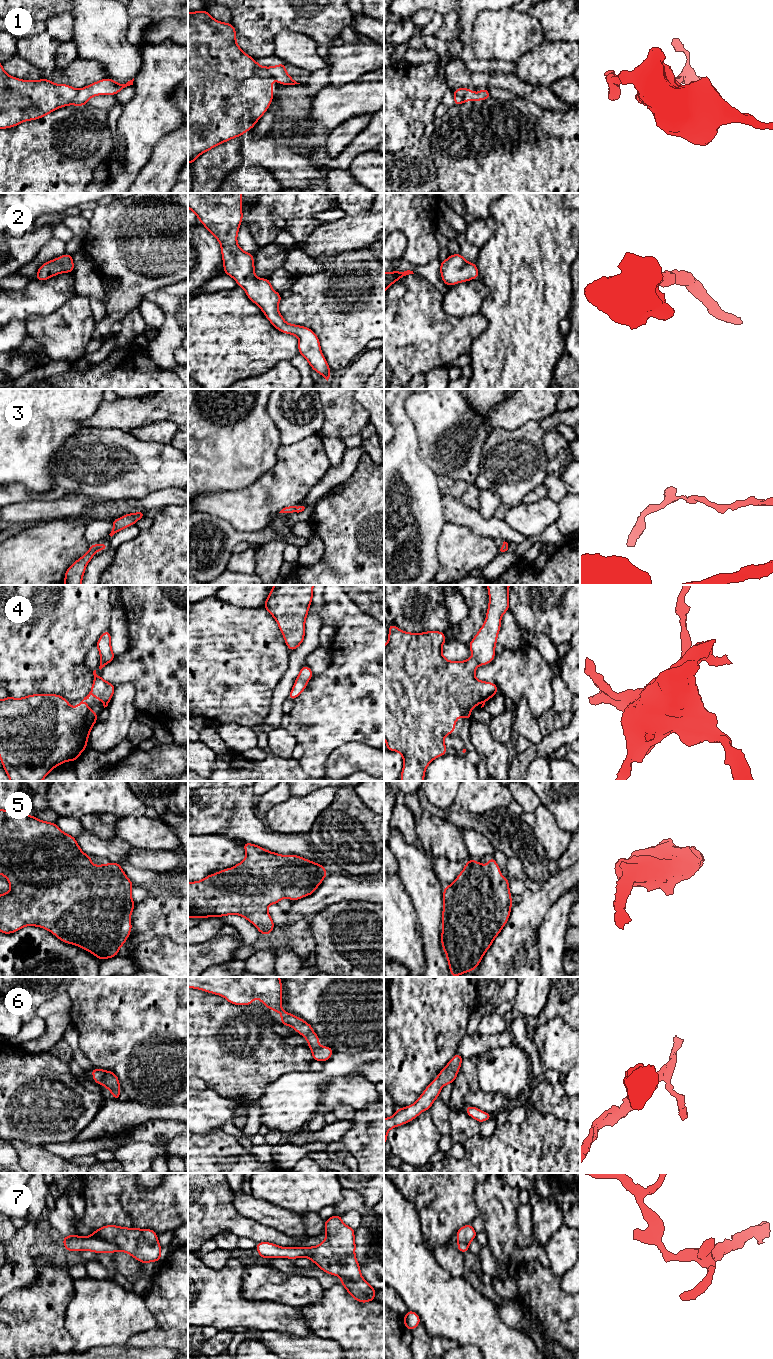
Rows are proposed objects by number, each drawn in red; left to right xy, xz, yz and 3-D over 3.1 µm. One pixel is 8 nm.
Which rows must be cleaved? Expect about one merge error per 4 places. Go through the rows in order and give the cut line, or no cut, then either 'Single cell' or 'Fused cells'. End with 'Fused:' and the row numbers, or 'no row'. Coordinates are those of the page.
1: Split along xy (77, 90), (69, 104). Fused cells
2: No split. Single cell
3: No split. Single cell
4: No split. Single cell
5: No split. Single cell
6: No split. Single cell
7: Split along xy (93, 1236), (104, 1238), (114, 1243), (119, 1249). Fused cells
Fused: 1, 7

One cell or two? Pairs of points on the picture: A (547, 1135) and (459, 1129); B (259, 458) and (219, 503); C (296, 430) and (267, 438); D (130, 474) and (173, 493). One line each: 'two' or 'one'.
A: two
B: two
C: two
D: two

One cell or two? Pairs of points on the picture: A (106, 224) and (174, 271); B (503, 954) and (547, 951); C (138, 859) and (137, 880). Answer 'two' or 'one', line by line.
A: one
B: two
C: two

